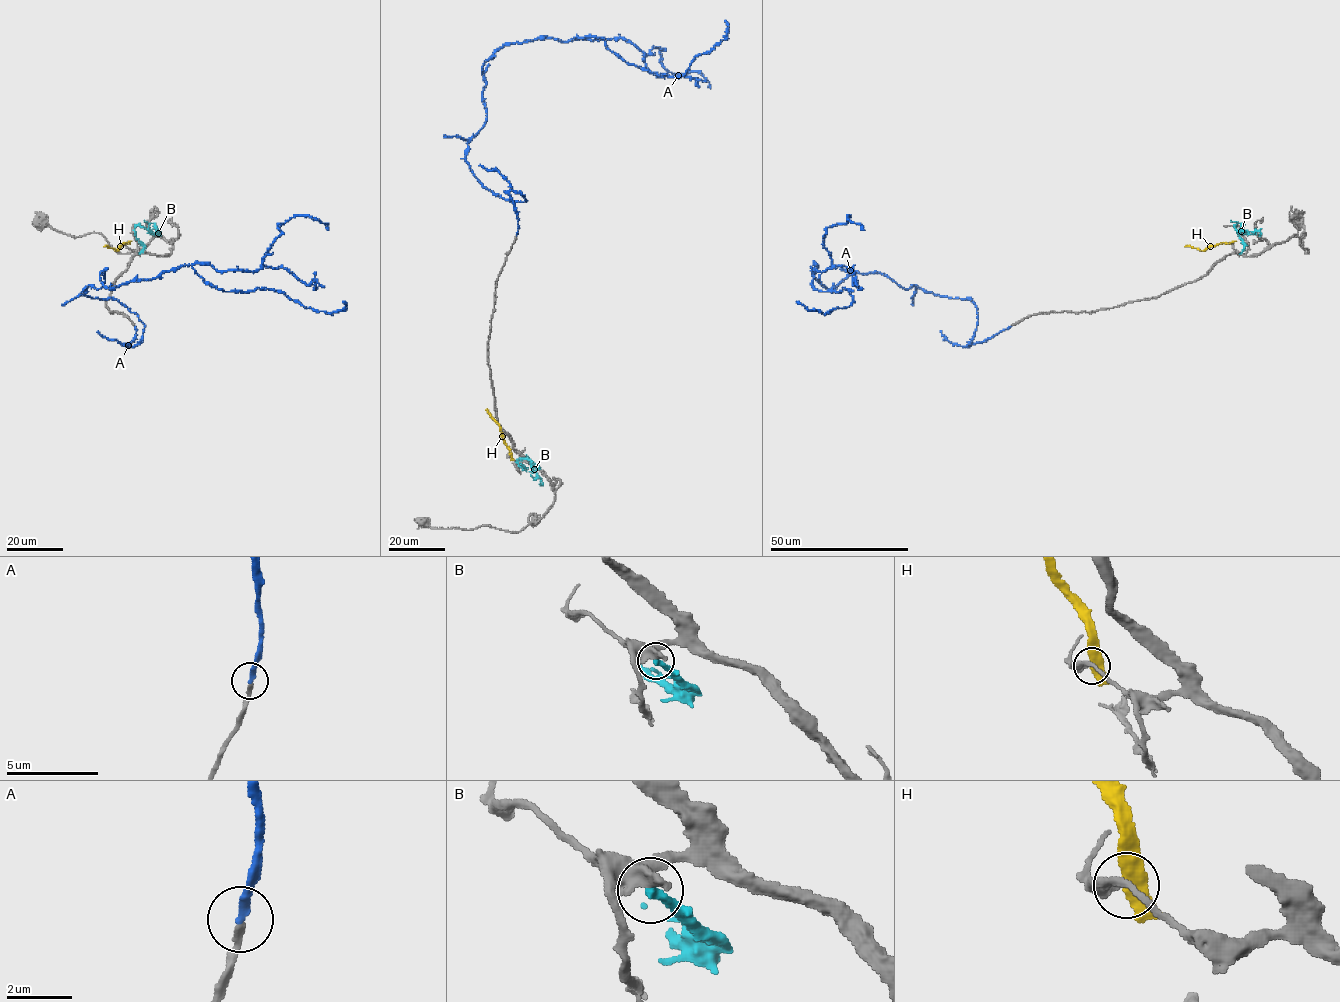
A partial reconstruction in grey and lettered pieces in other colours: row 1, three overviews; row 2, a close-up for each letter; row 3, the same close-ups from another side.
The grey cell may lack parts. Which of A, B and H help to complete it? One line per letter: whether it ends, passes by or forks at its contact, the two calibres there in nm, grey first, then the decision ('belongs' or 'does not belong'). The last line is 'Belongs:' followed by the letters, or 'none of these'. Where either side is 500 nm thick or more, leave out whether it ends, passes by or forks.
A: it ends; calibres 200 and 240 nm; belongs
B: it ends; calibres 400 and 280 nm; does not belong
H: it passes by; calibres 240 and 360 nm; does not belong
Belongs: A

